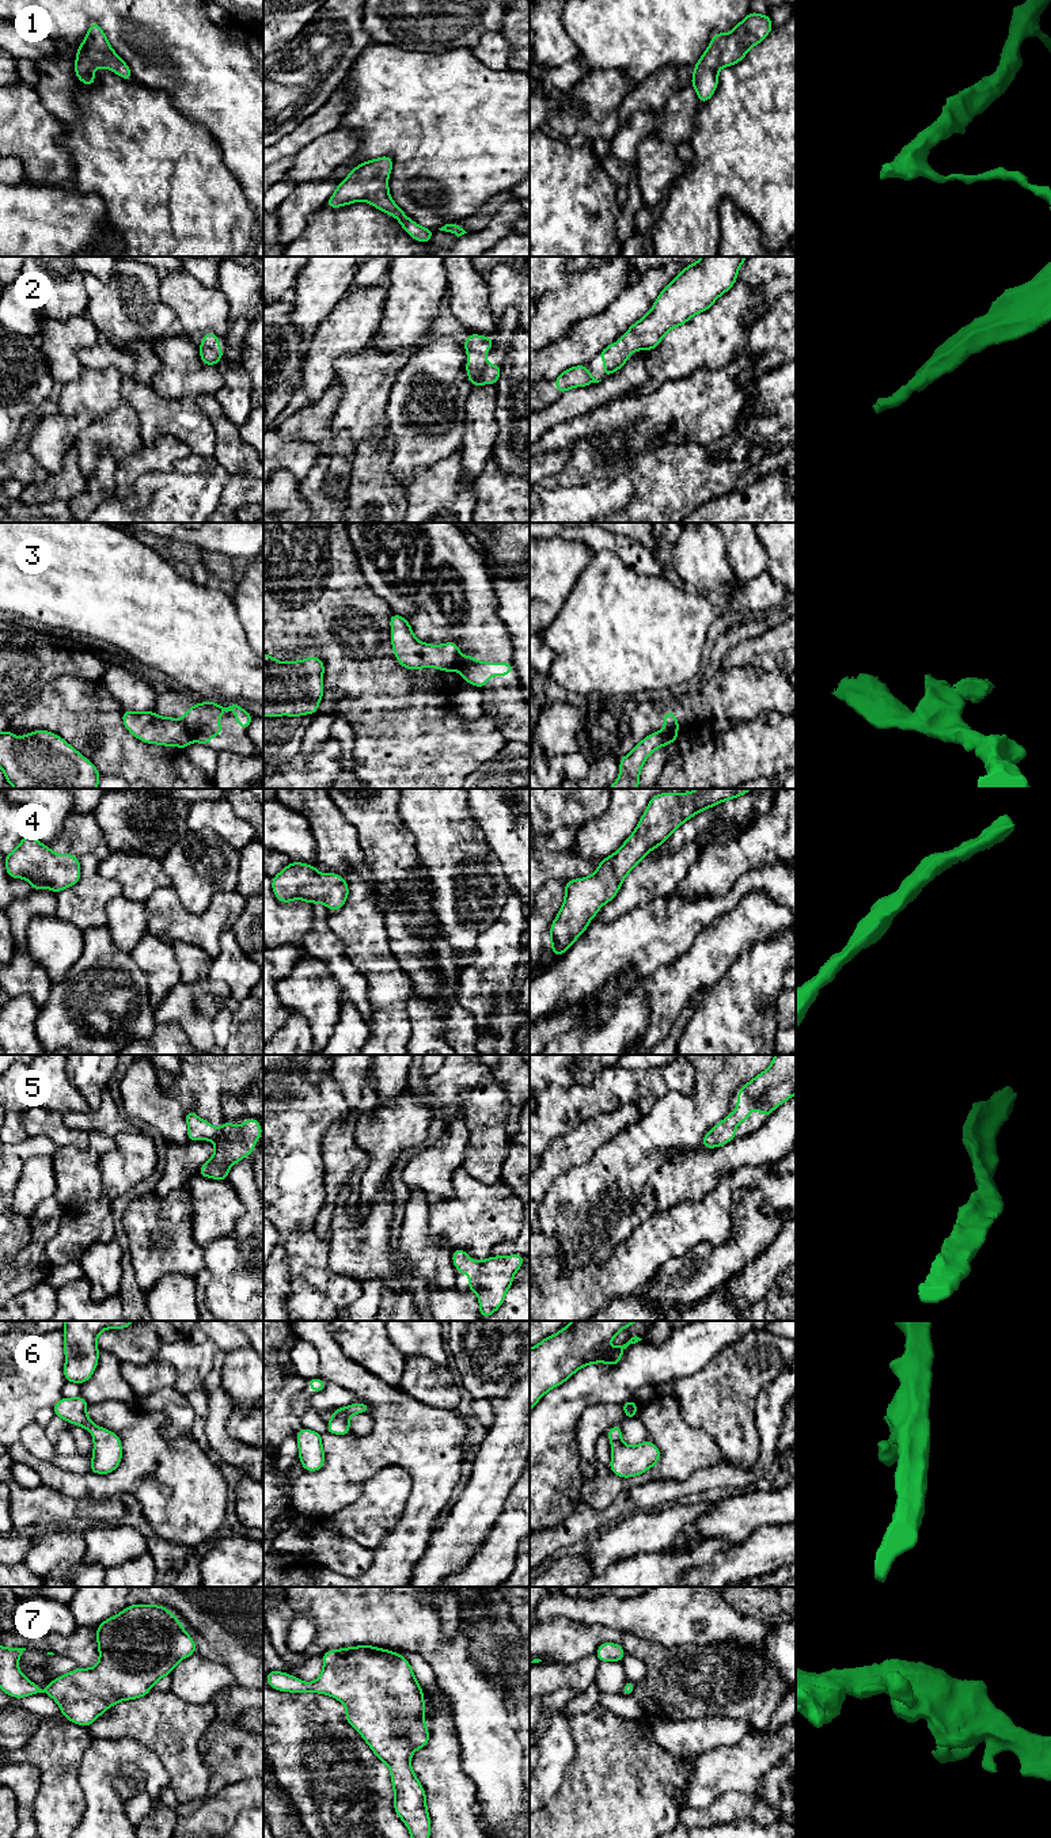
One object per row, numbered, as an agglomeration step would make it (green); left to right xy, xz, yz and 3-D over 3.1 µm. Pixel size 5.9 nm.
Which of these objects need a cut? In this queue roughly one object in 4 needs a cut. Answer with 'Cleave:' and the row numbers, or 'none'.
Cleave: 3

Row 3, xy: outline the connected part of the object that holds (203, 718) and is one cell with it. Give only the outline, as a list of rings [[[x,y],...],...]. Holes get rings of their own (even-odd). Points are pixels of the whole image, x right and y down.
[[[213,700],[196,703],[182,714],[182,718],[190,730],[193,741],[209,747],[209,741],[215,734],[221,736],[224,733],[221,725],[219,724],[221,713],[228,713],[231,710],[235,711],[238,726],[246,730],[254,717],[238,705],[223,707]]]

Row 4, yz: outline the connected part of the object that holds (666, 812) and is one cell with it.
[[[698,789],[653,795],[634,832],[616,852],[602,859],[592,876],[565,882],[565,900],[550,927],[554,957],[558,958],[574,943],[602,905],[612,901],[625,877],[684,821],[751,790],[754,789]]]

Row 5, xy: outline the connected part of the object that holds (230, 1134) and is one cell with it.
[[[187,1110],[185,1119],[189,1142],[212,1140],[216,1144],[213,1157],[198,1169],[198,1174],[206,1178],[225,1181],[229,1167],[251,1155],[254,1143],[262,1136],[257,1119],[246,1119],[242,1128],[227,1120],[221,1128],[215,1128],[193,1110]]]

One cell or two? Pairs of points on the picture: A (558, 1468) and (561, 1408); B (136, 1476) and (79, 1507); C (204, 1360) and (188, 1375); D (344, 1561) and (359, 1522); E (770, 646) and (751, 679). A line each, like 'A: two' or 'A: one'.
A: one
B: two
C: one
D: two
E: two

